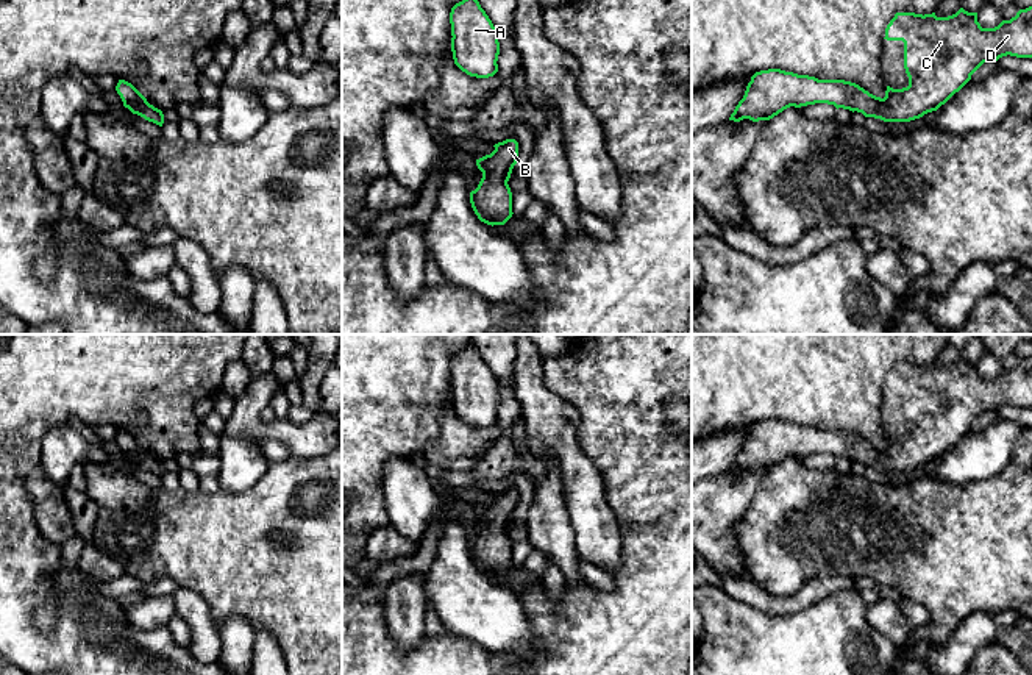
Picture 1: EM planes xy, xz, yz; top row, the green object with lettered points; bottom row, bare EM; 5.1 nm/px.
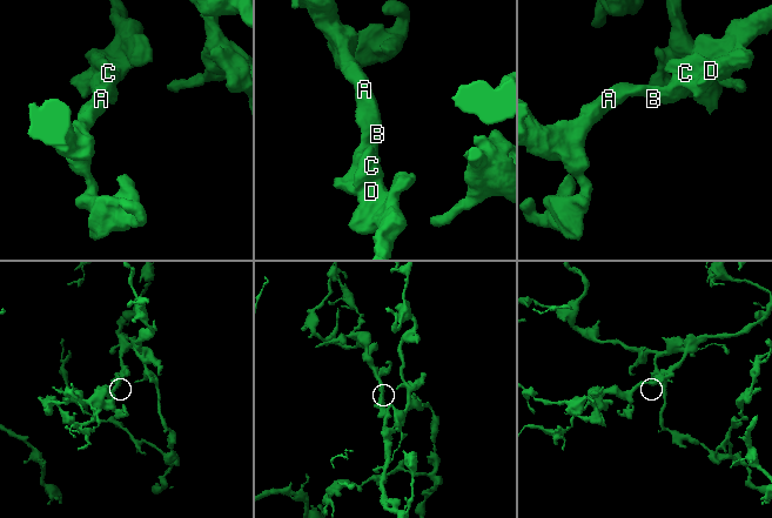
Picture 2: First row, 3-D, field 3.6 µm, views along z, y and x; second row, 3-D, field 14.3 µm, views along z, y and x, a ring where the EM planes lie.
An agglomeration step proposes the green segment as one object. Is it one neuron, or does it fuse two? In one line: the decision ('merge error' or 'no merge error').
no merge error

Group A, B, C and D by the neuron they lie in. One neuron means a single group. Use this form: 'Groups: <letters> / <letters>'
Groups: A B C D

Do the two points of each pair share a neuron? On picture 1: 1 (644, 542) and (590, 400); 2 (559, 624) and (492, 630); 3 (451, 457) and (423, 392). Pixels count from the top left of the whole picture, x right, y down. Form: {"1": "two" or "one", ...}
{"1": "one", "2": "two", "3": "two"}

